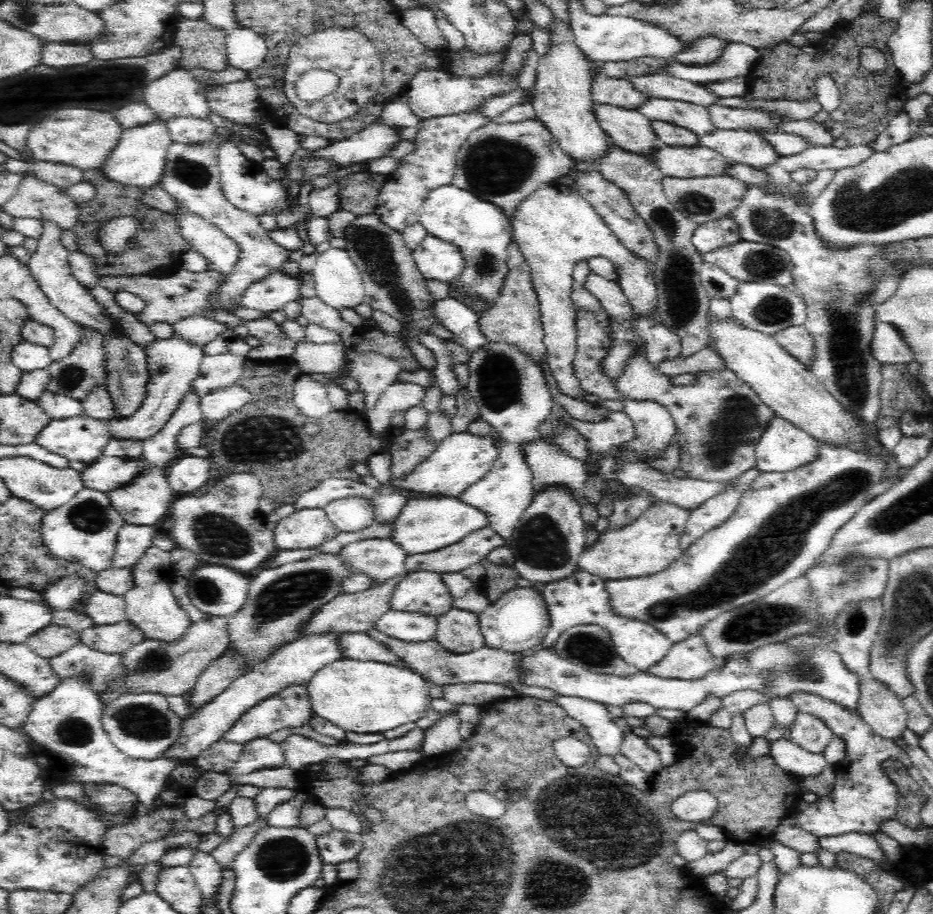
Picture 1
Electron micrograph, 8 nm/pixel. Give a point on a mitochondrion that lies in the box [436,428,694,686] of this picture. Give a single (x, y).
(542, 543)

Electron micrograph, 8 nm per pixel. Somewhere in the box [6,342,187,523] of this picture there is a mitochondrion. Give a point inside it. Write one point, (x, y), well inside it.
(69, 378)

